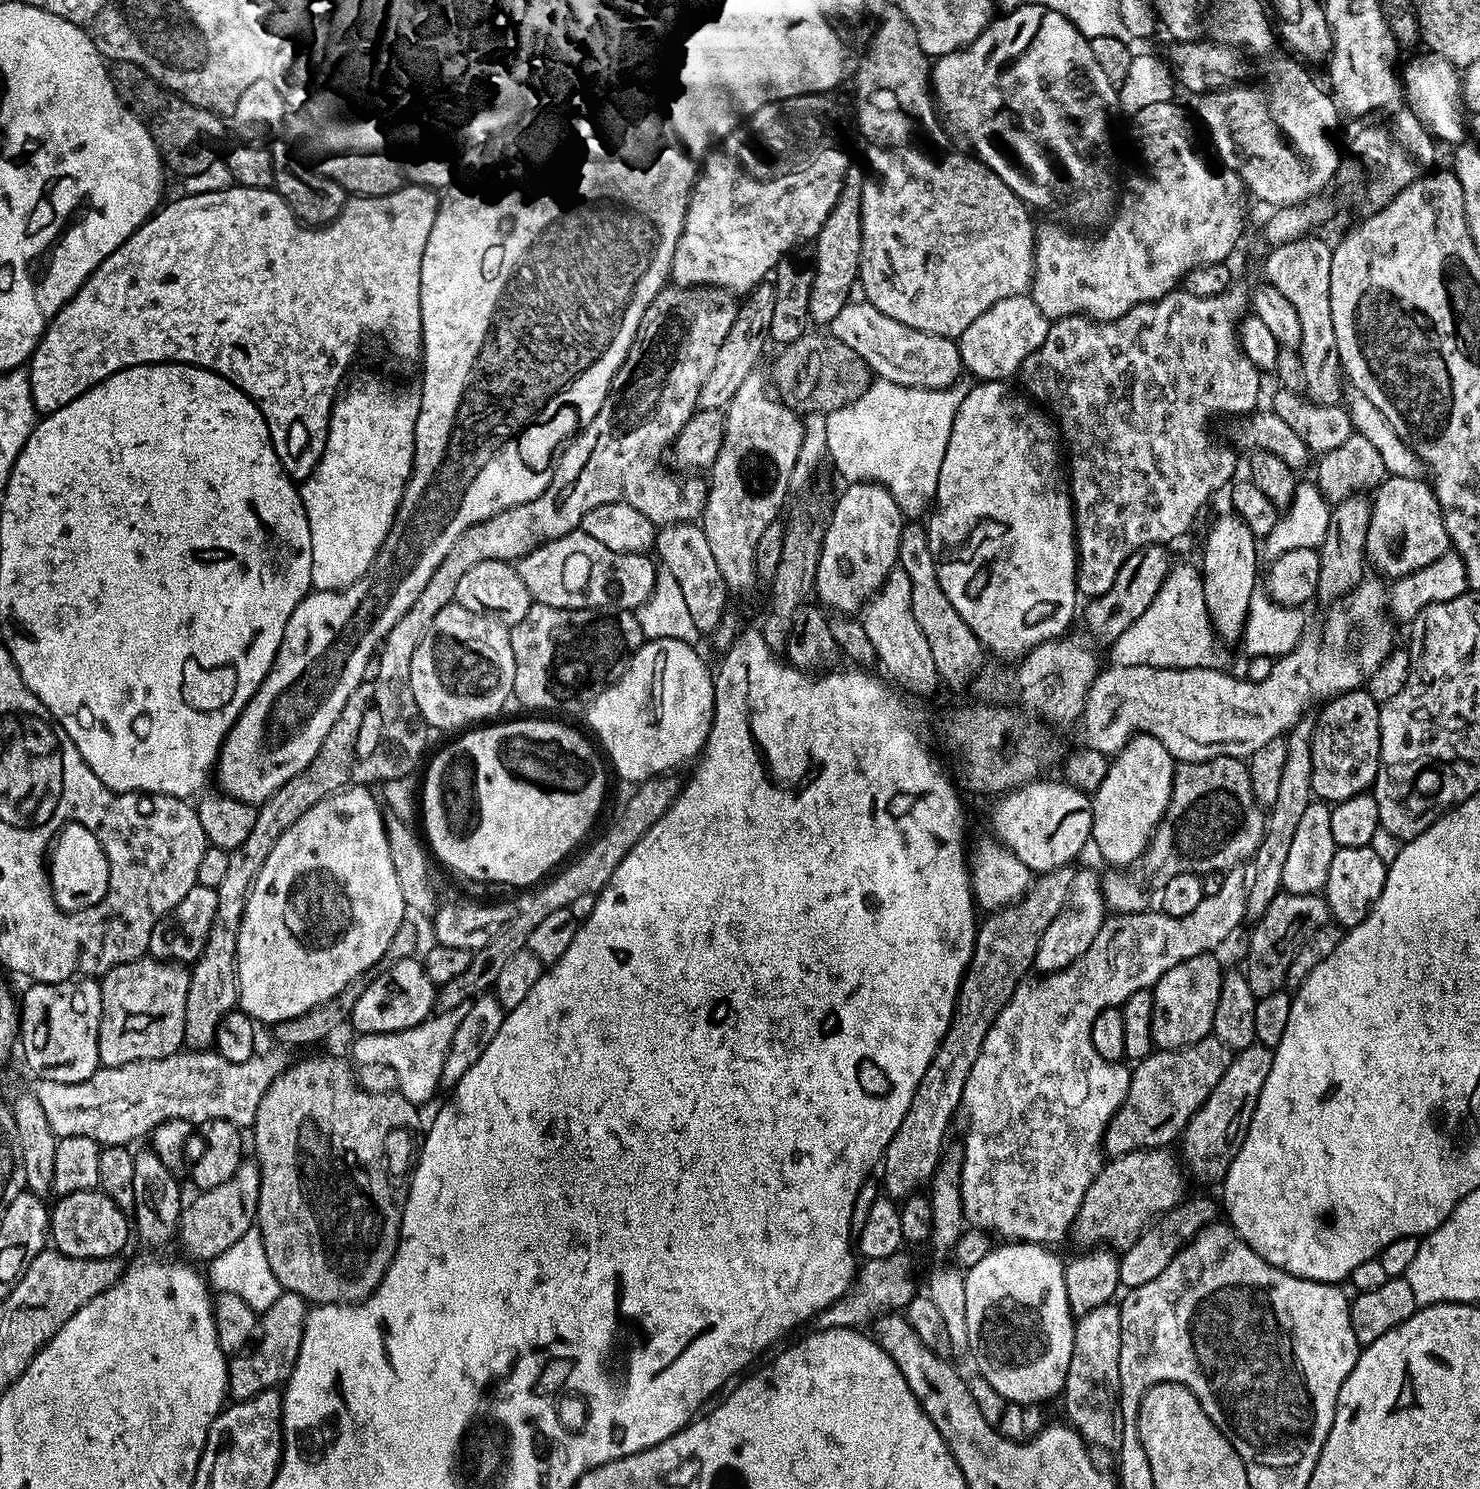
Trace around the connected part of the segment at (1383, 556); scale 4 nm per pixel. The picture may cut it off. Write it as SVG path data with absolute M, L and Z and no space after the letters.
M1388 476L1375 489L1376 497L1373 495L1370 500L1372 513L1366 530L1364 558L1389 581L1414 574L1414 570L1422 570L1422 566L1430 566L1430 562L1450 548L1436 493L1422 481L1415 476Z

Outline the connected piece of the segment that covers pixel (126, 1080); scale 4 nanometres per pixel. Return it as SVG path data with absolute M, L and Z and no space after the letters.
M181 1050L166 1058L130 1062L117 1068L97 1068L95 1074L82 1082L63 1084L49 1080L36 1080L34 1095L50 1130L58 1138L65 1136L85 1136L101 1146L109 1144L131 1145L131 1140L139 1136L147 1137L153 1128L162 1122L182 1118L194 1126L205 1124L208 1120L225 1120L241 1130L251 1129L258 1114L258 1102L262 1094L286 1067L286 1060L280 1056L251 1056L246 1062L226 1062L214 1050Z

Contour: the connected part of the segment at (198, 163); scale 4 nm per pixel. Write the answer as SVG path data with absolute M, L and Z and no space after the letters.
M115 61L110 68L114 90L118 98L142 123L150 130L156 147L160 149L164 167L177 178L190 174L198 174L198 170L206 170L210 162L218 158L216 147L226 132L226 124L215 112L202 106L194 106L188 100L183 100L179 92L171 92L156 82L142 66L134 66L134 62Z

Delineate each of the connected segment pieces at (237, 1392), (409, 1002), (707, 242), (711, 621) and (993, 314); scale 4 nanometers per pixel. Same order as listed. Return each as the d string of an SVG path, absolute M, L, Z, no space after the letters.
M281 1291L278 1302L262 1313L258 1320L256 1349L254 1344L251 1350L245 1350L228 1361L228 1394L233 1401L249 1400L267 1388L276 1388L281 1382L287 1381L292 1365L298 1362L298 1350L302 1346L302 1330L309 1307L309 1301L303 1300L298 1294Z
M419 959L399 960L397 964L388 964L385 969L361 987L358 1002L354 1002L350 1024L356 1027L357 1033L406 1030L433 1015L438 988L430 982Z
M817 94L814 96L795 96L779 100L773 104L762 106L752 116L748 117L740 127L731 132L725 140L720 141L703 157L698 168L696 183L692 186L692 192L688 195L688 209L684 215L684 225L678 238L678 244L673 252L670 280L673 285L681 288L722 288L729 294L747 294L765 279L764 276L773 271L776 265L785 259L784 252L788 252L796 244L796 239L800 236L800 231L804 228L804 223L816 215L814 218L817 225L821 224L828 217L828 212L832 208L832 203L836 201L840 194L840 186L844 182L844 176L848 173L850 161L848 152L844 149L844 140L840 137L840 112L836 109L833 97L828 94Z
M696 522L663 525L656 533L654 552L660 555L659 563L662 568L672 574L674 581L678 582L698 632L712 633L723 621L724 613L729 607L730 589L726 578L722 578L718 565L714 563L714 554L710 551L710 542L706 542L703 527Z
M1031 295L1002 298L994 302L986 314L974 318L959 336L961 365L981 381L1007 381L1008 376L1015 377L1019 373L1025 358L1042 346L1049 330L1050 321L1034 306Z

